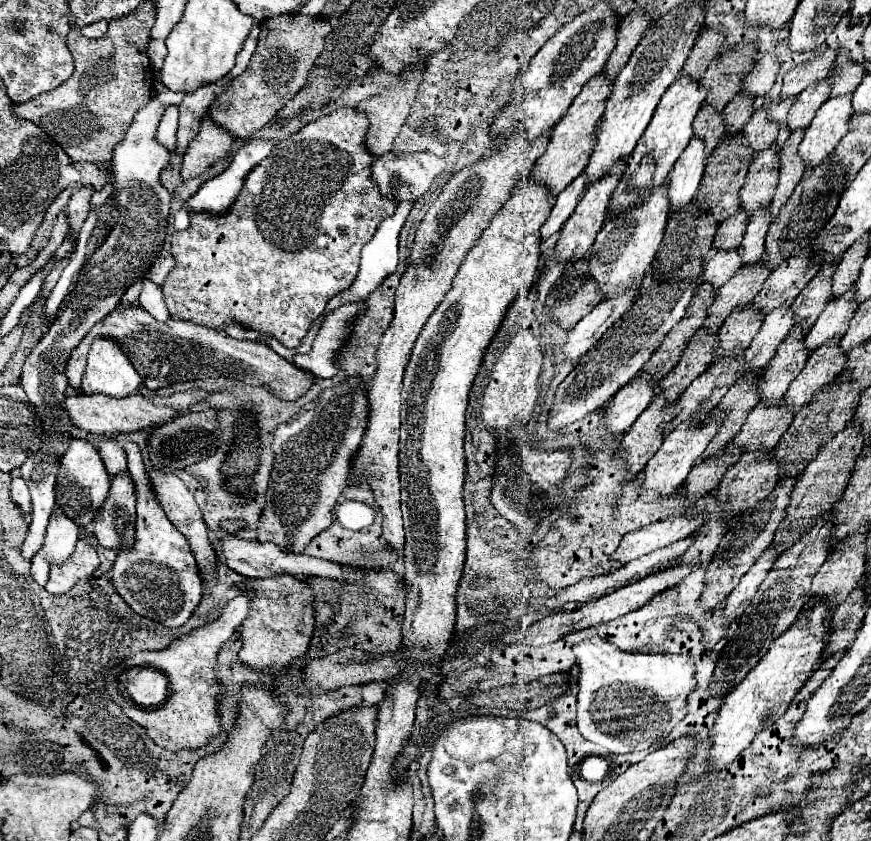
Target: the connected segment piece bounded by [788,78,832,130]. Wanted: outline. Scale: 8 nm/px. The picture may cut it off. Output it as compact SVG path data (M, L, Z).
M826 78L826 80L820 80L818 84L808 86L804 92L800 92L796 104L790 108L790 114L788 114L790 130L806 128L810 124L818 108L830 98L830 88L832 88L832 82Z

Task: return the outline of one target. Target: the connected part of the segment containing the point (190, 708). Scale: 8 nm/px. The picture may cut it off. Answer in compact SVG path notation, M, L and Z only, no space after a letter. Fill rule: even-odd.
M240 592L234 600L230 600L220 616L214 622L204 624L198 630L188 632L186 636L180 636L178 640L174 640L166 650L144 650L138 652L134 656L130 656L126 662L118 664L108 676L108 680L114 682L114 678L120 672L126 672L132 666L158 666L160 672L166 674L166 678L170 680L170 694L168 700L164 704L160 704L156 708L156 712L144 712L144 708L132 704L130 700L124 698L112 698L114 702L118 702L118 706L122 708L122 712L136 722L138 726L142 726L148 734L148 738L170 750L170 752L180 752L180 750L194 750L194 748L202 748L206 746L214 736L218 736L222 732L220 728L220 716L218 716L218 700L224 696L224 688L222 682L216 676L216 666L218 666L218 652L222 648L222 644L234 634L234 630L242 624L242 620L246 618L246 612L250 610L250 592Z

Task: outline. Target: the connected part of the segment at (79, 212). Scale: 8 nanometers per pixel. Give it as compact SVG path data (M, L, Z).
M82 186L76 188L70 196L66 214L68 214L68 222L70 222L70 230L74 234L80 232L86 216L88 216L88 208L90 208L90 196L92 196L92 188L90 186Z

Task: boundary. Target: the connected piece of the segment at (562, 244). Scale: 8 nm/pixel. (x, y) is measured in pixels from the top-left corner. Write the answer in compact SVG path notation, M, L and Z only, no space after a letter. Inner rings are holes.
M620 160L618 164L612 166L612 170L610 170L606 176L602 176L598 182L594 182L594 184L588 186L584 198L578 202L578 208L576 208L574 214L570 216L568 224L560 230L560 240L558 240L558 244L556 244L556 254L558 254L558 260L560 260L560 262L580 260L580 258L590 250L590 246L592 246L594 240L596 240L596 234L602 230L604 222L608 220L608 208L610 208L612 192L614 192L614 188L618 186L618 182L620 182L622 174L626 172L626 168L628 168L628 162L626 162L626 160Z

